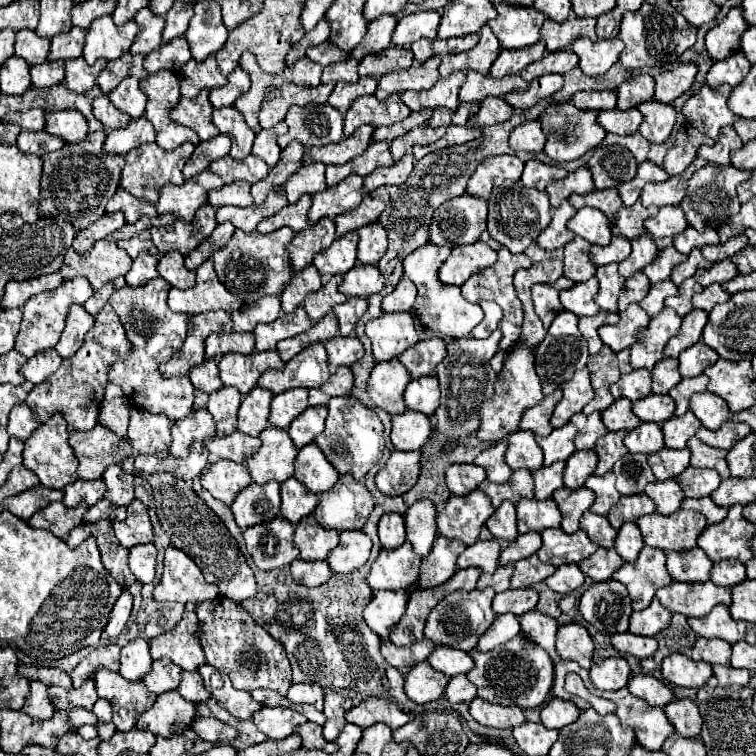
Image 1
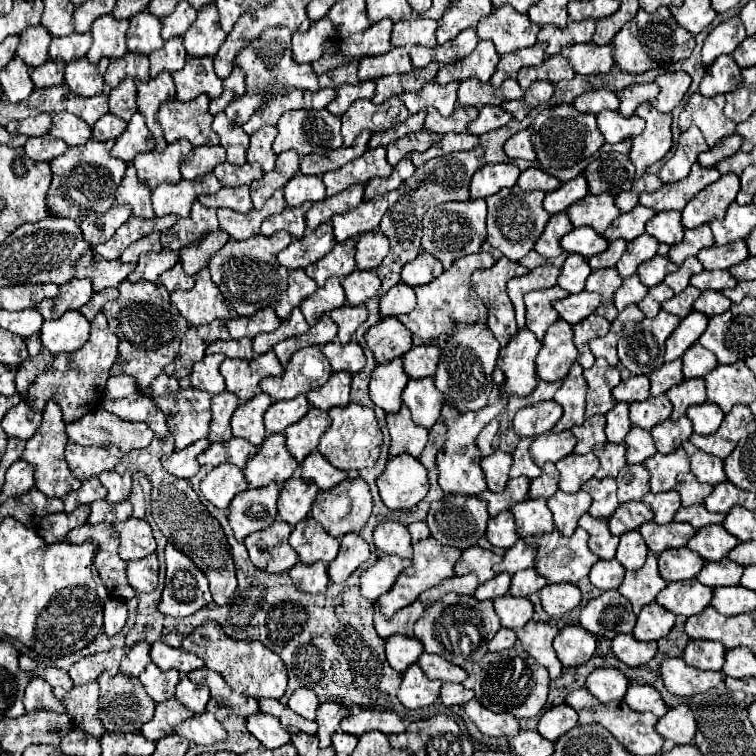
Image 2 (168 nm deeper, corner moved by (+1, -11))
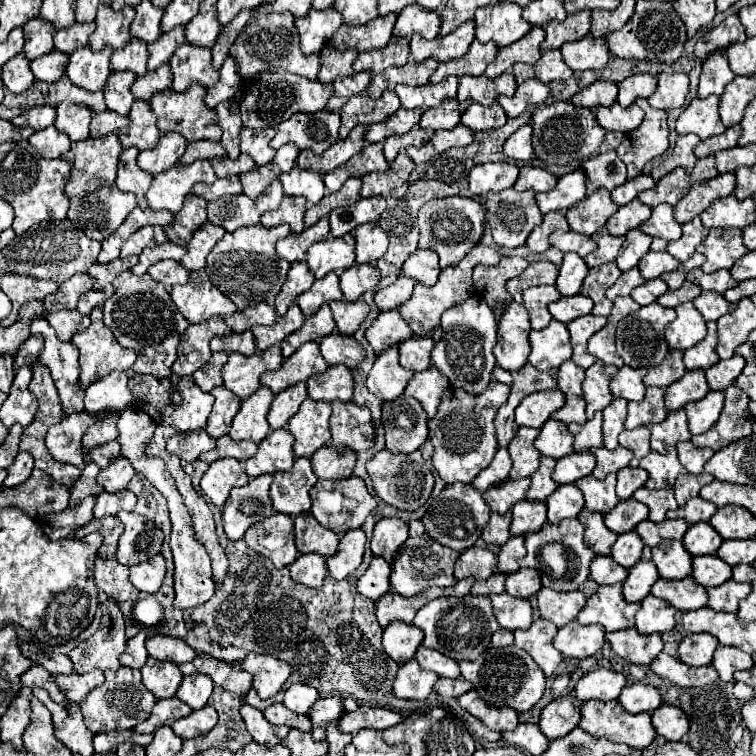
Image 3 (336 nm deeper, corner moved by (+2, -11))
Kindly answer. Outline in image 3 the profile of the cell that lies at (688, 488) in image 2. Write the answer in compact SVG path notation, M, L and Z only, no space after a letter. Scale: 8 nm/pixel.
M686 473L686 475L680 475L674 483L674 493L676 493L676 501L680 507L686 505L686 501L690 497L698 497L700 489L704 485L708 485L714 477L708 475L708 473L702 473L702 475L692 475L692 473Z

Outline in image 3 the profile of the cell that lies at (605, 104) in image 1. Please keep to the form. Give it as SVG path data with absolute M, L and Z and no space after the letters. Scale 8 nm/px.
M596 81L590 87L576 93L570 101L576 107L588 107L588 109L594 109L594 107L600 107L600 105L602 107L612 107L616 103L616 93L618 93L618 87L614 83Z

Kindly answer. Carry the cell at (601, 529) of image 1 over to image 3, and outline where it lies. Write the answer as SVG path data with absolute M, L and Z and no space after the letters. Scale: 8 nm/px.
M582 509L578 515L578 521L586 525L586 533L584 533L586 545L594 549L598 555L610 555L610 547L616 543L616 533L612 533L604 525L604 517Z

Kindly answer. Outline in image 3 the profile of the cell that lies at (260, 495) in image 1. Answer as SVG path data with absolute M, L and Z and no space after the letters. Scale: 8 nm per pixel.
M260 475L250 479L248 485L230 491L230 497L222 509L222 523L228 539L242 539L248 527L268 519L274 513L270 483L272 475Z

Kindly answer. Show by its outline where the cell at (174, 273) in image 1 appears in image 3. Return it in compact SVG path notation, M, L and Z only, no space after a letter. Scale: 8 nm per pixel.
M166 259L166 261L158 261L154 267L150 267L150 277L154 281L164 283L166 287L174 287L174 285L186 285L190 279L190 273L178 261Z

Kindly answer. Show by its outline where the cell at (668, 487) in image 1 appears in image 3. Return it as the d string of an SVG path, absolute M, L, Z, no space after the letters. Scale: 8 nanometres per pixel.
M642 487L632 497L636 501L642 501L644 505L648 505L648 509L650 509L650 517L648 519L654 521L654 523L662 523L666 519L666 511L678 509L678 503L674 499L674 491L672 489L650 491L650 489Z

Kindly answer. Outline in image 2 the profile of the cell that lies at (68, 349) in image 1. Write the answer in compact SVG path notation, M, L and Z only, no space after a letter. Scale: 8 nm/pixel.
M65 311L59 319L45 321L41 329L41 343L53 355L73 353L89 339L89 321L79 311Z

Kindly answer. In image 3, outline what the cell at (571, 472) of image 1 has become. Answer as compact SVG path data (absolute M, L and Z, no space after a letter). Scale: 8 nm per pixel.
M586 451L586 453L572 453L572 455L562 457L556 463L554 473L552 473L552 479L558 485L574 483L580 477L590 475L594 471L594 465L596 465L596 459L594 459L594 455L590 451Z

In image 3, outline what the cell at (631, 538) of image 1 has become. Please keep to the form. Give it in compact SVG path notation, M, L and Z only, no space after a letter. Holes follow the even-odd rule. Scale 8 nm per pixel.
M628 531L618 535L618 541L612 545L612 557L626 569L634 567L640 561L644 543L636 531ZM626 563L626 565L624 565Z

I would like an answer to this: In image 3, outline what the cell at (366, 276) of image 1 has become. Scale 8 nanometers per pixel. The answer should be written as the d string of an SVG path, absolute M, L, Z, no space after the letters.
M352 265L340 277L340 289L348 301L356 301L362 293L376 289L380 283L378 269L372 265Z

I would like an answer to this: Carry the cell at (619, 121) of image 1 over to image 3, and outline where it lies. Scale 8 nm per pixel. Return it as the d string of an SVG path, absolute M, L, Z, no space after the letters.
M614 103L612 107L598 107L596 109L598 123L610 133L634 131L642 123L642 117L644 117L644 113L638 105L630 105L628 109L622 109L618 103Z

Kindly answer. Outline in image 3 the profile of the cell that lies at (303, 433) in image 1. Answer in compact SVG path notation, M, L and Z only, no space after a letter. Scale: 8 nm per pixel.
M306 399L294 419L288 421L288 431L294 435L294 455L310 457L316 449L330 441L330 403Z

